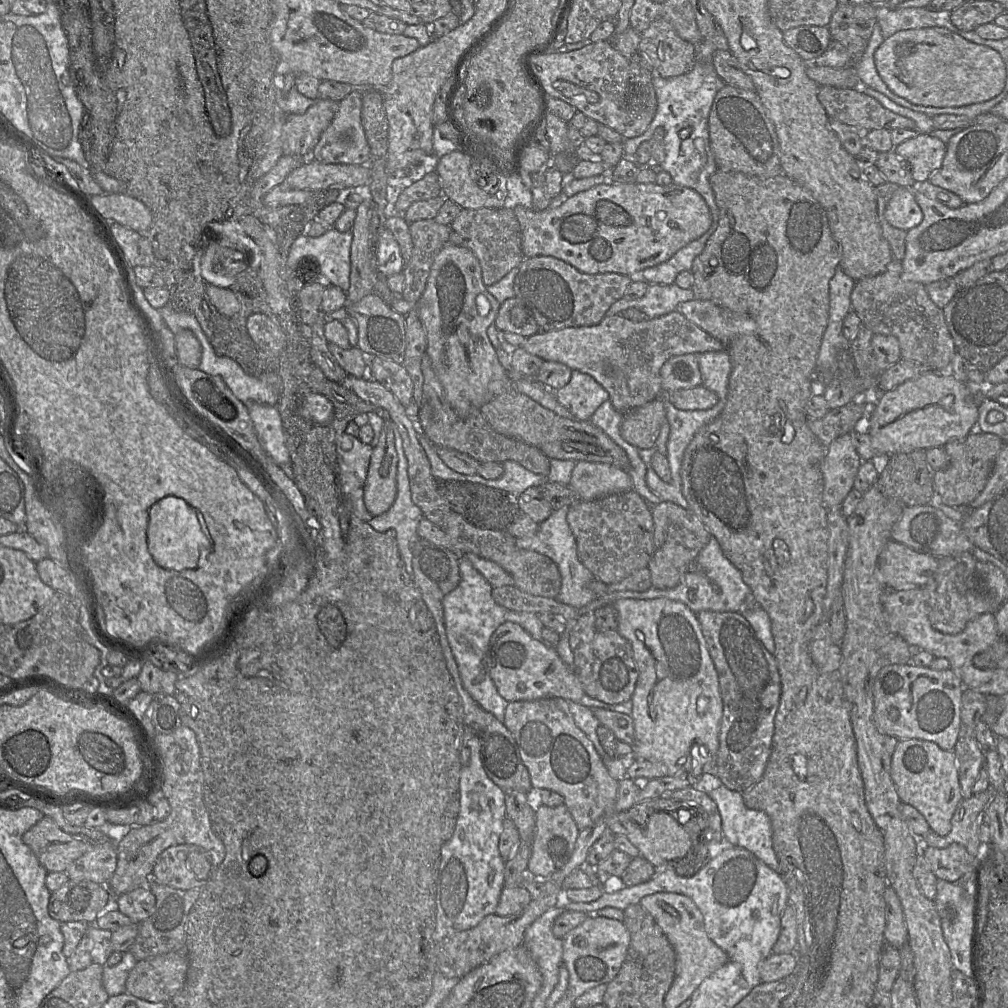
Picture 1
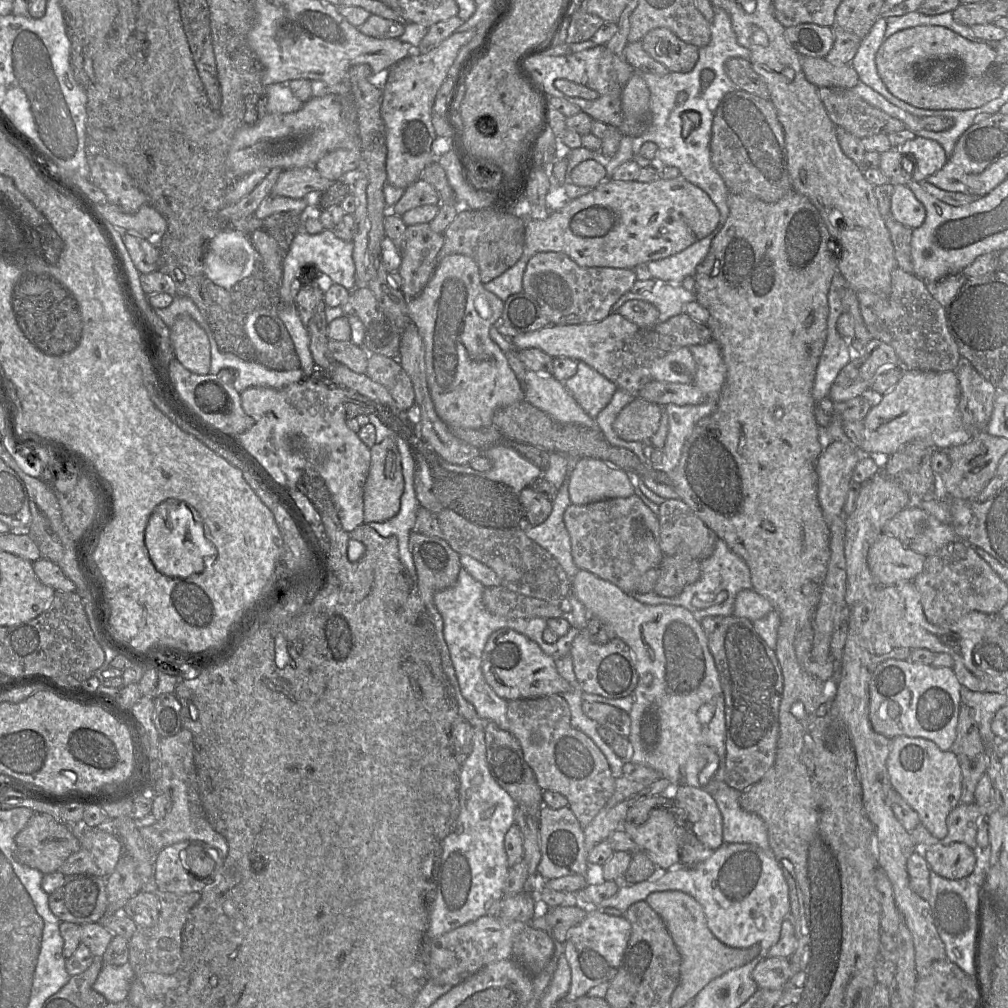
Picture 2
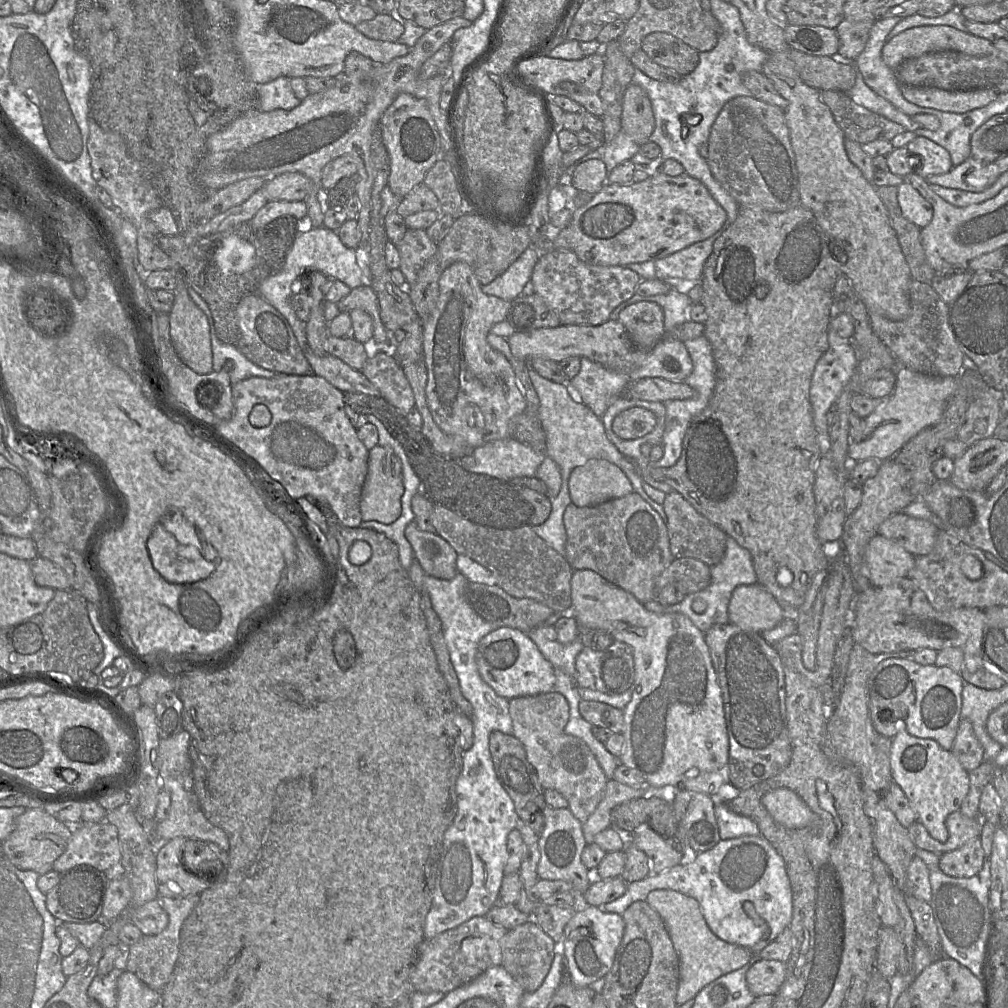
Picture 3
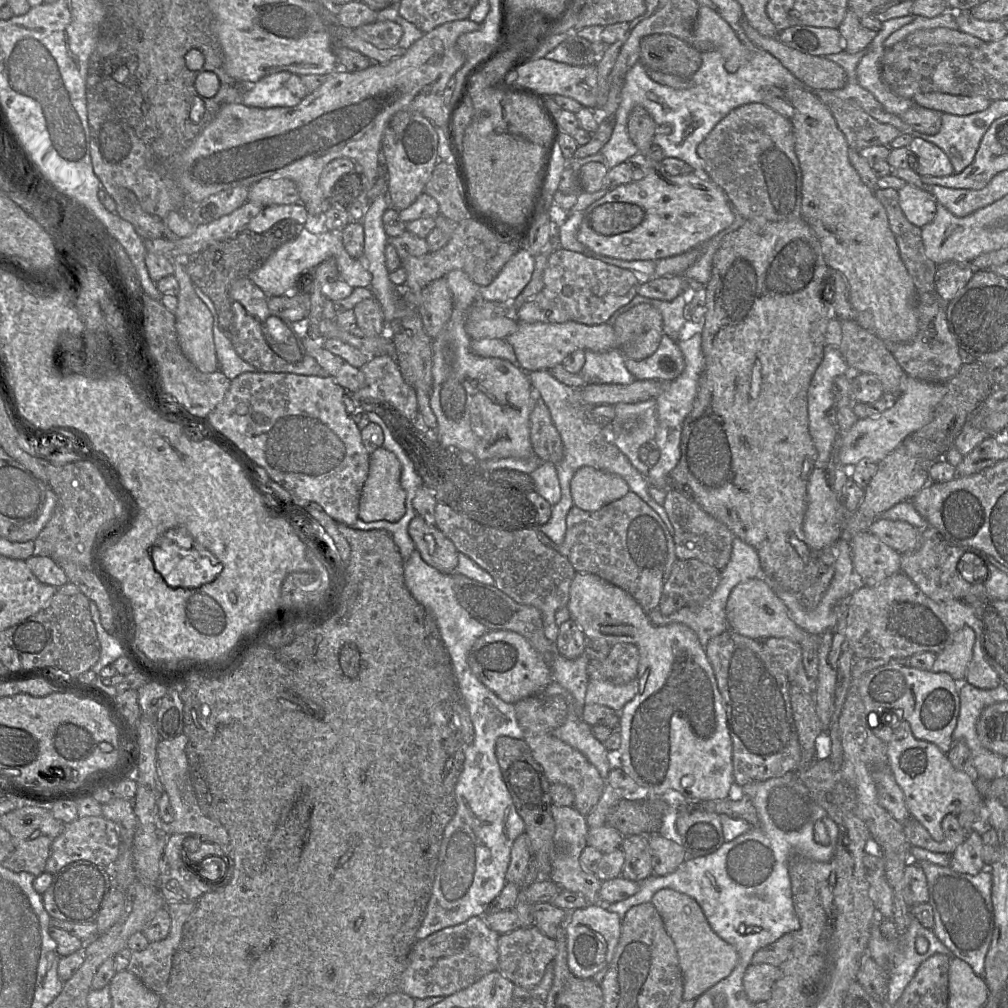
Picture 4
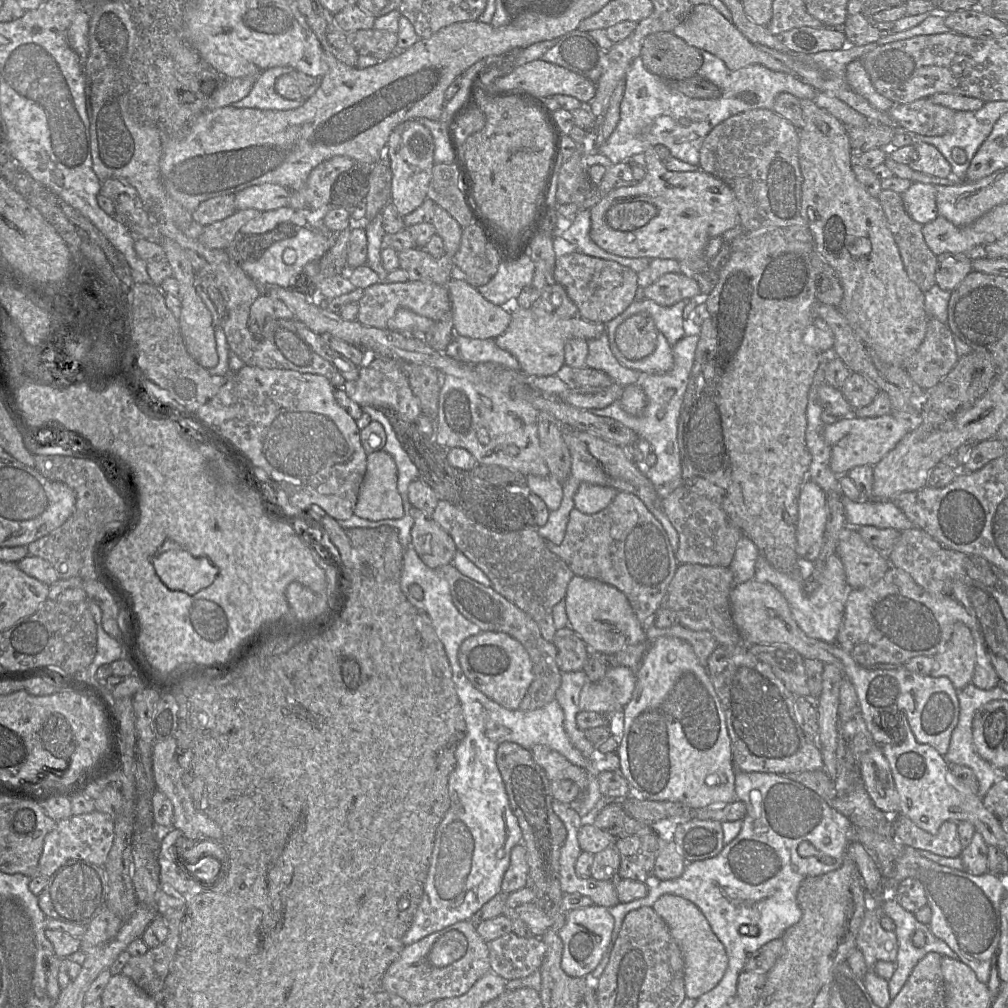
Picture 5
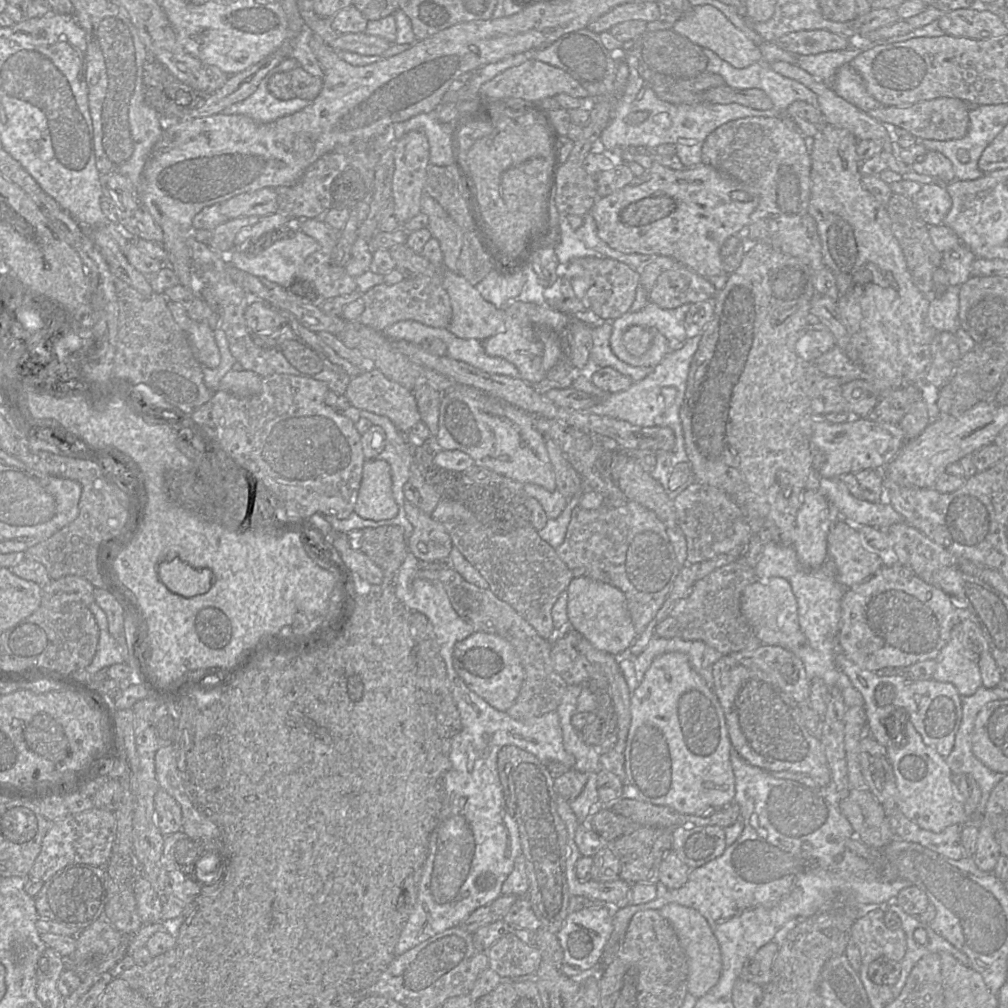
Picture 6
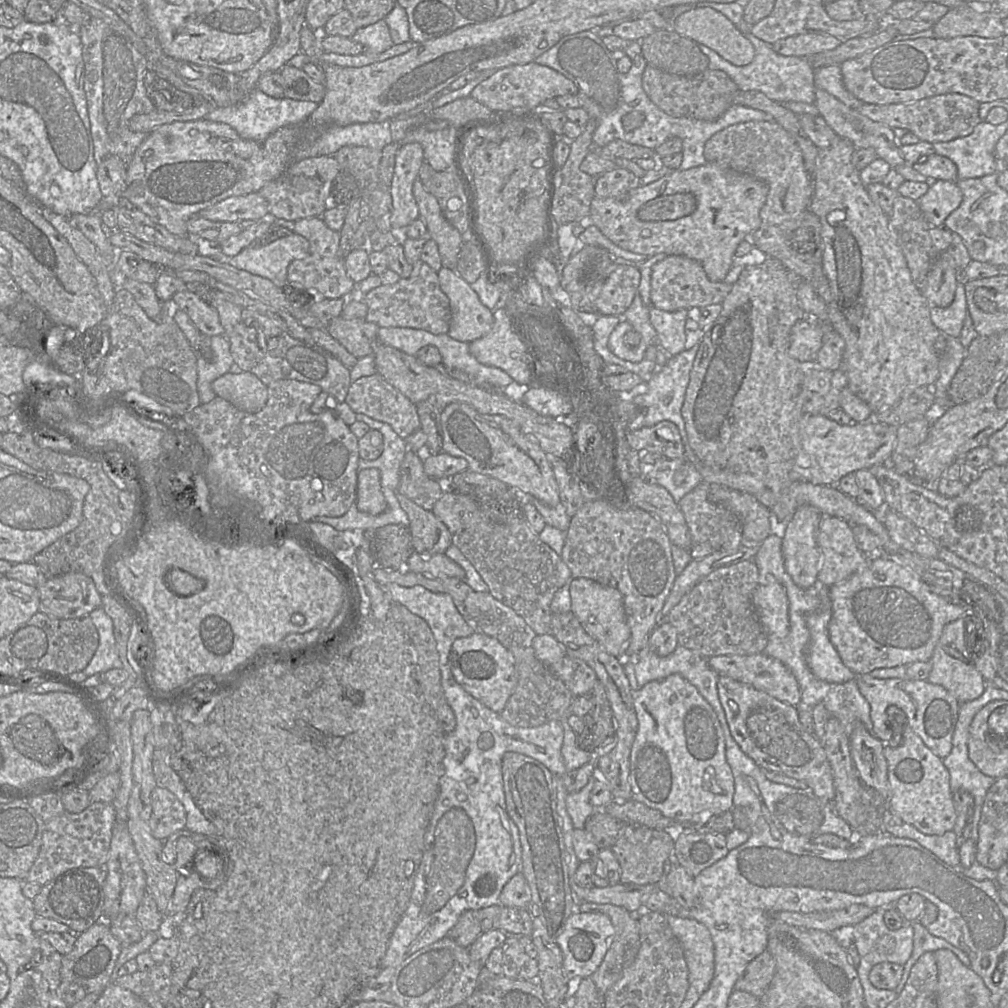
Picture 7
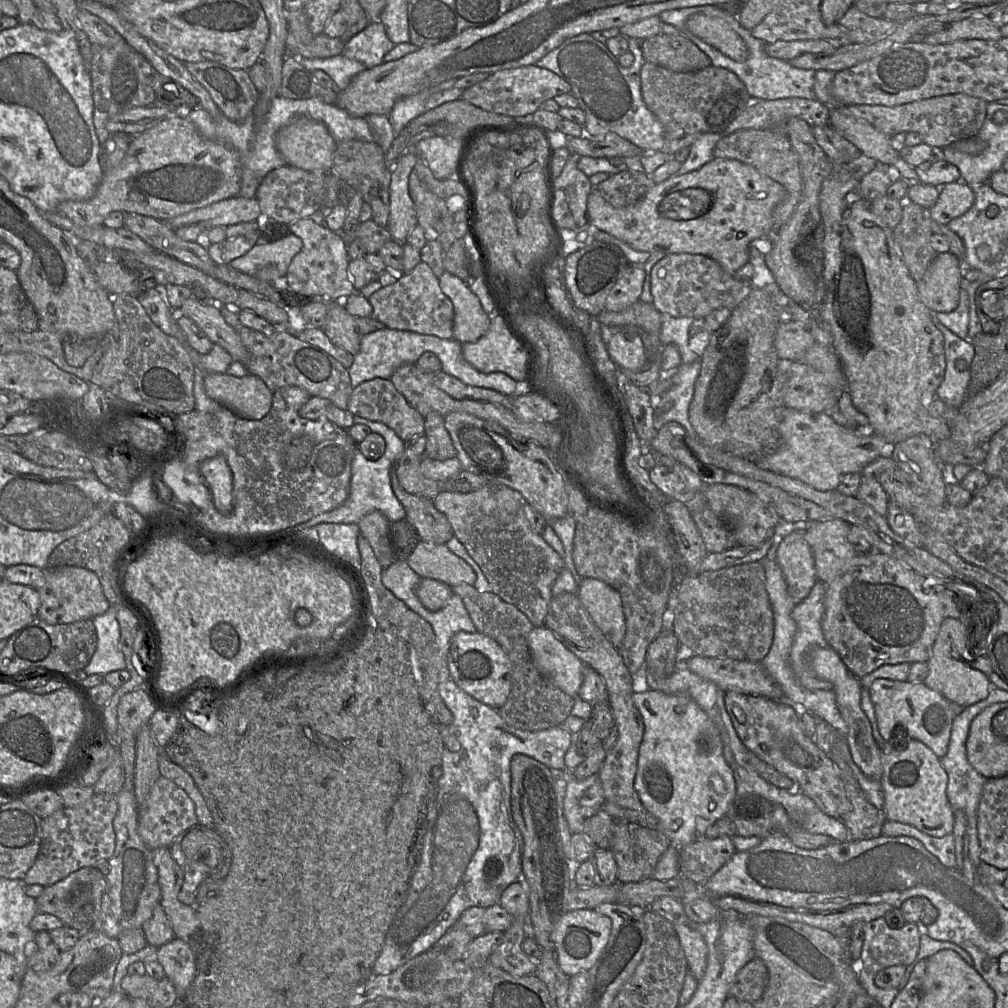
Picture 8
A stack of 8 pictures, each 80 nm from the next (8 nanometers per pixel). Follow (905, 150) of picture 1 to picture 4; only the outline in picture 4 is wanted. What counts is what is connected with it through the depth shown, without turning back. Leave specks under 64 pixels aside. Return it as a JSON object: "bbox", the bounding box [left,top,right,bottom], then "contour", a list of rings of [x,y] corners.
{"bbox":[909,138,954,177],"contour":[[[913,138],[909,144],[909,149],[917,156],[915,164],[911,164],[909,168],[915,170],[921,176],[945,177],[954,174],[953,167],[949,158],[938,146],[927,142],[921,138]]]}

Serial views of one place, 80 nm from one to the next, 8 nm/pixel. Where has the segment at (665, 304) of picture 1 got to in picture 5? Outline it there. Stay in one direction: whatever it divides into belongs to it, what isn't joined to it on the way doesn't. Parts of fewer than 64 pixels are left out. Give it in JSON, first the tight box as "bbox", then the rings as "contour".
{"bbox":[605,298,688,366],"contour":[[[644,298],[642,300],[634,300],[630,306],[620,315],[605,324],[606,332],[610,349],[620,364],[624,366],[624,360],[632,363],[639,363],[638,361],[631,361],[627,359],[617,347],[615,342],[615,334],[619,325],[637,313],[649,314],[656,328],[663,333],[671,346],[674,346],[680,339],[685,336],[683,311],[688,300],[682,300],[672,306],[661,306],[651,299]]]}

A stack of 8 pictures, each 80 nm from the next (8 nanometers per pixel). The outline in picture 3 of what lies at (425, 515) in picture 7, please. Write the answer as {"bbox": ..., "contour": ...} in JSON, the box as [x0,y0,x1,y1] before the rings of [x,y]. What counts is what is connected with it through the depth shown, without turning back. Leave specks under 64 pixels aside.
{"bbox":[405,521,458,580],"contour":[[[415,521],[408,524],[405,536],[426,574],[442,580],[451,580],[458,574],[458,554],[441,536],[420,530]]]}

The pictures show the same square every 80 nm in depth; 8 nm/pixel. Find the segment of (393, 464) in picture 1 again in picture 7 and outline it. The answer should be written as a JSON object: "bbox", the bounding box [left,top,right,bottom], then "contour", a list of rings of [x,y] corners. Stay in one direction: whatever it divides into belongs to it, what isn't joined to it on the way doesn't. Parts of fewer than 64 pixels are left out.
{"bbox":[356,468,387,516],"contour":[[[367,468],[358,471],[356,506],[359,511],[374,516],[386,510],[387,502],[381,490],[378,469]]]}

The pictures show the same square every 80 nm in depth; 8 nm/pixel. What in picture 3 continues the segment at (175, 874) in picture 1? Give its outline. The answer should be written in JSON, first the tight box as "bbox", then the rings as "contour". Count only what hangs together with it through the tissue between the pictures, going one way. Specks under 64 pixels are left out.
{"bbox":[155,837,215,898],"contour":[[[176,837],[157,845],[155,878],[159,896],[182,898],[200,895],[214,885],[215,874],[204,879],[194,875],[184,863],[182,846],[189,838]]]}

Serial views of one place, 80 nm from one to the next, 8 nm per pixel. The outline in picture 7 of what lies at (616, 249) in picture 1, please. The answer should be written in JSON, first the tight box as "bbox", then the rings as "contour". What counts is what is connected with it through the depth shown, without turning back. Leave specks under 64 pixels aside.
{"bbox":[590,163,768,282],"contour":[[[706,163],[688,170],[670,170],[664,177],[631,190],[625,199],[595,196],[590,219],[624,250],[647,256],[686,256],[699,262],[712,282],[721,282],[733,265],[738,245],[760,227],[760,210],[768,192],[762,180]]]}

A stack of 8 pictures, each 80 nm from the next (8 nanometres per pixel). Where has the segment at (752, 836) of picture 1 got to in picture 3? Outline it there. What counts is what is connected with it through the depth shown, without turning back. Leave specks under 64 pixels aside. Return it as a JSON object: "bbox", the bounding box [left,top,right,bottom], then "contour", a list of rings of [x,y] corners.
{"bbox":[715,799,760,840],"contour":[[[721,799],[715,800],[715,814],[722,840],[760,835],[758,825],[752,819],[733,812]]]}

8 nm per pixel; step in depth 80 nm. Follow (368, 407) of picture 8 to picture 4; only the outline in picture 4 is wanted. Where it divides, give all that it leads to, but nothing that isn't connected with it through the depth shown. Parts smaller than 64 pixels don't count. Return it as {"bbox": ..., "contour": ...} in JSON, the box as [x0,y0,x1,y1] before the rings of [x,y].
{"bbox":[348,354,418,420],"contour":[[[387,354],[369,356],[368,361],[360,368],[365,377],[364,386],[356,392],[348,394],[358,402],[365,401],[365,399],[387,401],[398,409],[407,419],[411,420],[418,411],[416,391],[403,378],[395,357]]]}

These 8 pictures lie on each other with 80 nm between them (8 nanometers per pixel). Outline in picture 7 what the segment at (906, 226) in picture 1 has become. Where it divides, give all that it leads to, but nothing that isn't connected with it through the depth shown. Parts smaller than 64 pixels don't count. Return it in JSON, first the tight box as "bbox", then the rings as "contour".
{"bbox":[916,181,963,227],"contour":[[[931,181],[928,191],[916,202],[920,207],[925,220],[931,227],[944,227],[946,218],[956,210],[963,199],[963,193],[956,182],[953,181]]]}

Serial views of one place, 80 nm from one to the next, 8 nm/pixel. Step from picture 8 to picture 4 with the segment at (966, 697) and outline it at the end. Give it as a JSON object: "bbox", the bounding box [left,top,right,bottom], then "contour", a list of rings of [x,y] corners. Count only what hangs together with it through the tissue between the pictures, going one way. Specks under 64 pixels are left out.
{"bbox":[933,627,975,683],"contour":[[[970,627],[959,630],[953,642],[936,656],[933,672],[945,672],[958,683],[966,683],[969,663],[973,656],[975,633]]]}

